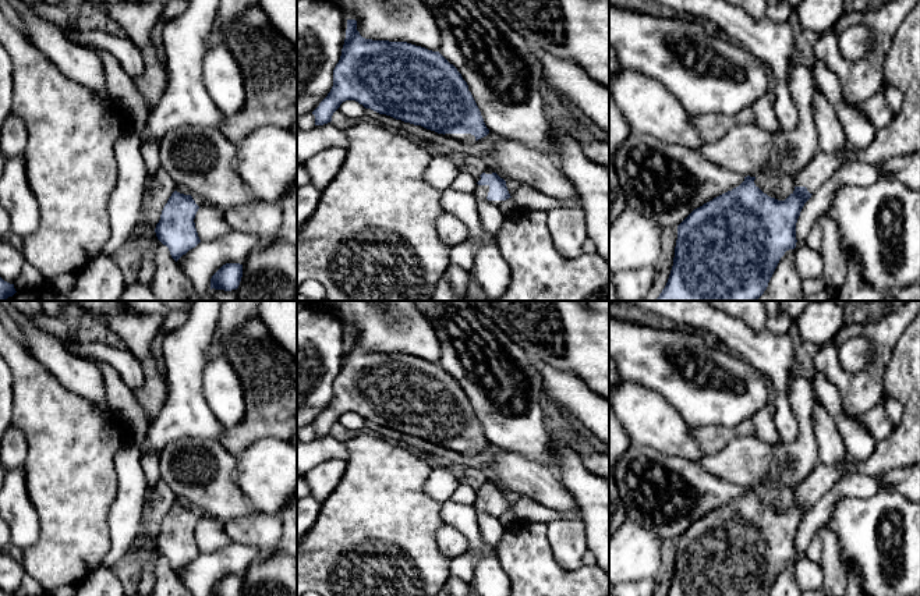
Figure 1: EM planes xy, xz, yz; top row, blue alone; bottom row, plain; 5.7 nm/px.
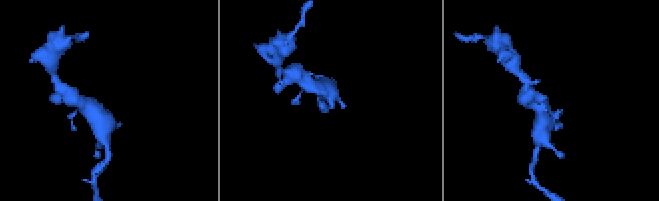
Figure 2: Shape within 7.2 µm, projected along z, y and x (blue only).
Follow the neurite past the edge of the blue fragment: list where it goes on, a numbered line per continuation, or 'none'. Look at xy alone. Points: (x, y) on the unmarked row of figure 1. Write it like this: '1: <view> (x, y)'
none

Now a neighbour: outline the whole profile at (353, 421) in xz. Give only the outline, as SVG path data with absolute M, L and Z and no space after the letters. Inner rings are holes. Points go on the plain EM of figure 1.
M346 412L340 416L339 422L351 430L362 430L365 419L355 412Z

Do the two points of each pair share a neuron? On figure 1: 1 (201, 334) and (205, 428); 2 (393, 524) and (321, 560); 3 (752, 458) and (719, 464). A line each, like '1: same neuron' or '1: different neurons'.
1: same neuron
2: same neuron
3: same neuron

